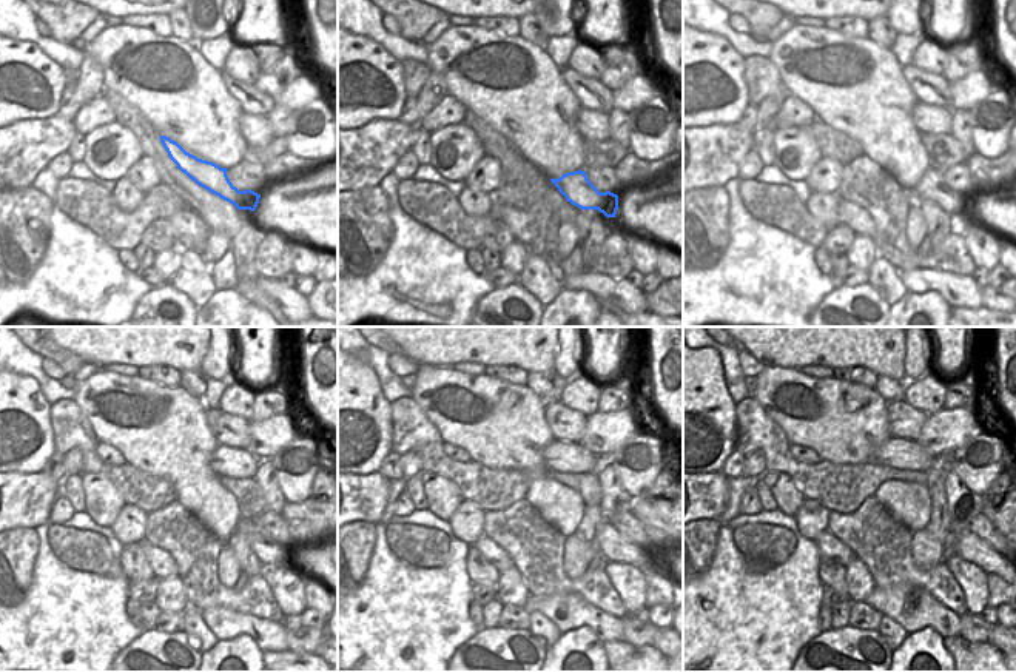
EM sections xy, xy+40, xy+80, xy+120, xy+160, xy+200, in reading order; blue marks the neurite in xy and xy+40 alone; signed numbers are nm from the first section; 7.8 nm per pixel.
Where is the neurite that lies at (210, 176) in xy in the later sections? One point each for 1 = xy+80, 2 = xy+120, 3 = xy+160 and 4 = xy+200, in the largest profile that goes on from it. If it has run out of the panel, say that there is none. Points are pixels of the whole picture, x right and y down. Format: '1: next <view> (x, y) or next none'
1: next xy+80 (931, 185)
2: next xy+120 (269, 552)
3: next xy+160 (615, 547)
4: next xy+200 (968, 546)

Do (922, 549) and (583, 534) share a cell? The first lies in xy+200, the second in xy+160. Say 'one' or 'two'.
two

